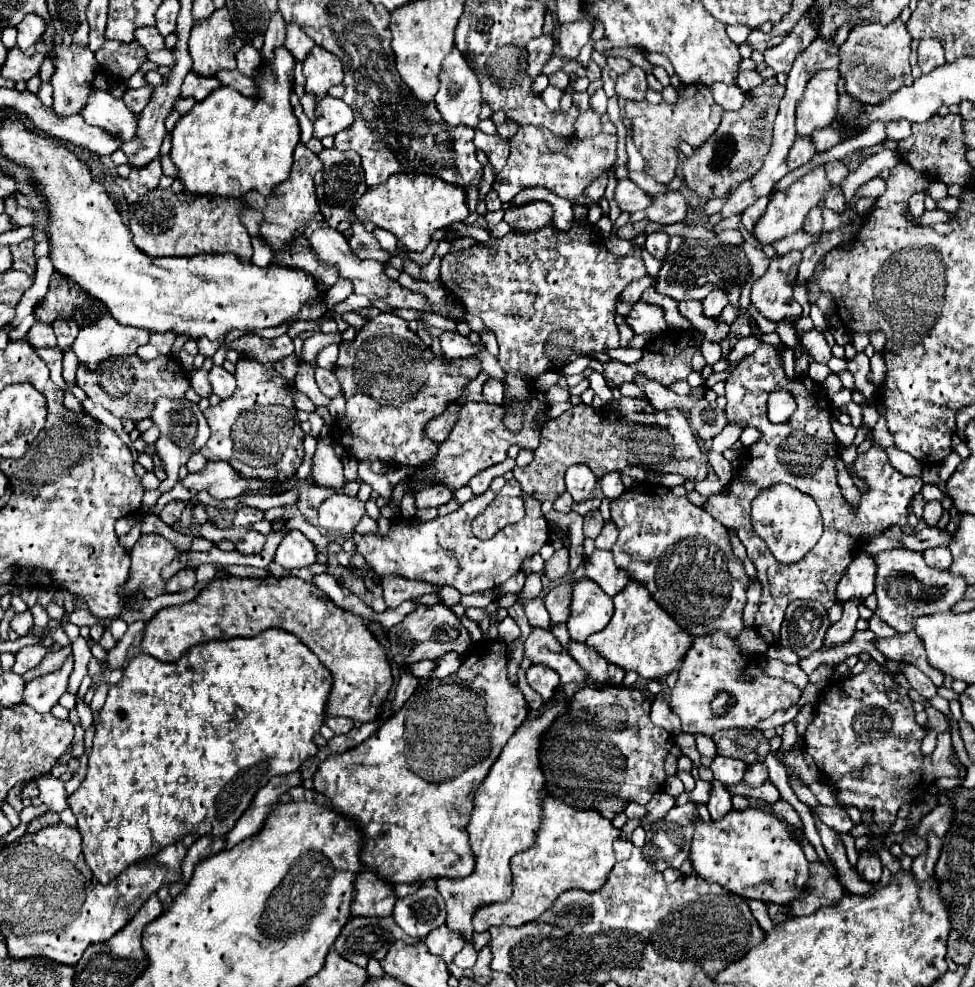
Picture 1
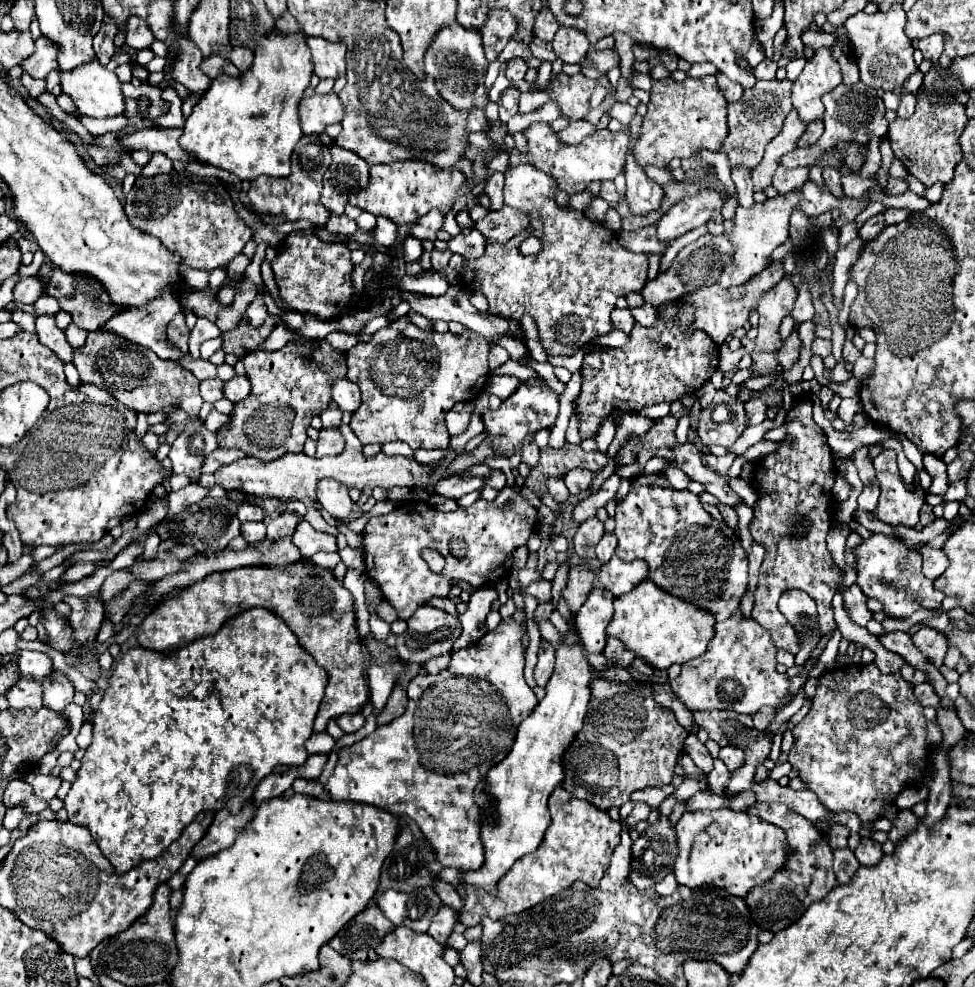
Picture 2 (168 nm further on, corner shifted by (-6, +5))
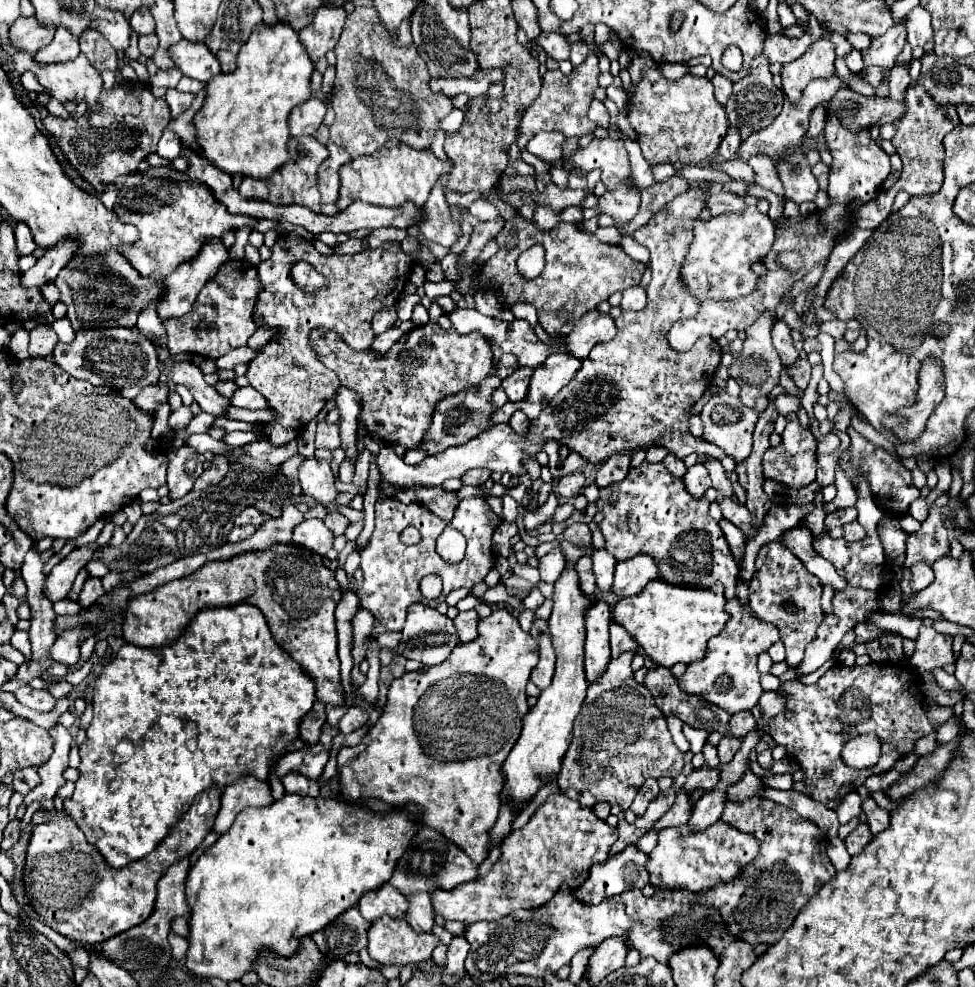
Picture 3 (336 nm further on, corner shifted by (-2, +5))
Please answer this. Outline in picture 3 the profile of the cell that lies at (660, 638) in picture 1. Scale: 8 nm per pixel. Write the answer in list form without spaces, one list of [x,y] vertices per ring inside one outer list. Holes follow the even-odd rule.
[[[653,580],[637,596],[621,598],[613,608],[613,622],[621,624],[639,648],[653,660],[657,666],[671,668],[677,662],[697,662],[707,650],[707,642],[717,636],[725,622],[729,620],[723,610],[725,596],[723,586],[713,586],[707,590],[691,590],[671,586],[663,580]]]

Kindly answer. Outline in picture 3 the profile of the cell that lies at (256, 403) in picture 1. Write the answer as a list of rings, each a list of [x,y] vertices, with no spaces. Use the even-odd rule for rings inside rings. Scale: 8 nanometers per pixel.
[[[281,234],[271,252],[271,258],[257,266],[263,290],[259,292],[254,319],[259,326],[265,324],[279,328],[281,334],[275,338],[279,340],[263,346],[259,356],[249,362],[247,380],[259,394],[265,396],[267,406],[275,412],[271,422],[255,424],[255,434],[275,446],[283,446],[299,436],[299,432],[307,426],[307,420],[315,418],[341,386],[335,372],[327,370],[327,366],[323,366],[323,362],[315,356],[315,348],[311,348],[311,330],[319,326],[333,332],[355,332],[363,328],[365,348],[371,348],[375,338],[371,328],[373,314],[385,306],[393,306],[403,296],[403,282],[409,280],[413,264],[429,268],[435,264],[435,256],[427,246],[423,246],[417,254],[405,254],[397,244],[363,250],[353,256],[323,256],[311,242],[297,234]],[[297,260],[305,260],[313,268],[323,268],[323,278],[329,286],[315,292],[303,292],[303,288],[291,280],[291,268]]]

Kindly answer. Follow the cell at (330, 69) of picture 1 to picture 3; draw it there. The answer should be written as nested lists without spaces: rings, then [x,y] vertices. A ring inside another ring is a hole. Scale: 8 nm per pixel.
[[[321,6],[315,14],[311,26],[299,32],[299,40],[313,62],[323,58],[329,50],[335,48],[337,38],[341,36],[345,24],[345,10],[343,8],[329,8]]]

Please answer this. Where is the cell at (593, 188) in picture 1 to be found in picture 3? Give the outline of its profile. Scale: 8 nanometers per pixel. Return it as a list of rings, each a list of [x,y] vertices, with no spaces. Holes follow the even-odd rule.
[[[539,206],[539,208],[535,210],[535,214],[533,214],[533,220],[535,220],[535,224],[537,224],[539,228],[553,228],[553,226],[557,226],[557,224],[561,222],[559,212],[555,212],[555,210],[549,208],[549,206]]]

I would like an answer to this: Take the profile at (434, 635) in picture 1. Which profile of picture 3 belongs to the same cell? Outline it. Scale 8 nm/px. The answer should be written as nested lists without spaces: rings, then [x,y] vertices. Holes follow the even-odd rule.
[[[413,604],[407,612],[403,638],[397,646],[397,652],[409,660],[423,662],[425,666],[435,666],[435,664],[441,664],[457,644],[459,644],[459,636],[453,626],[453,620],[449,620],[445,614],[439,614],[431,606]]]

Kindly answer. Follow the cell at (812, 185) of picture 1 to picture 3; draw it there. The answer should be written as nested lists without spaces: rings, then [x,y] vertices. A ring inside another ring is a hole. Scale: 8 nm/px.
[[[749,206],[745,212],[729,212],[713,216],[707,222],[695,220],[693,242],[681,268],[681,276],[687,282],[691,294],[701,302],[705,298],[731,300],[749,294],[757,284],[753,264],[763,262],[775,240],[775,224],[757,206]]]

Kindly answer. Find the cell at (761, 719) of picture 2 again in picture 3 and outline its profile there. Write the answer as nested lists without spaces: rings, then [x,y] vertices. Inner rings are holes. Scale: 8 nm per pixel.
[[[743,710],[739,714],[733,714],[731,718],[731,732],[735,732],[737,738],[743,738],[753,726],[755,726],[755,716],[751,714],[751,710]]]

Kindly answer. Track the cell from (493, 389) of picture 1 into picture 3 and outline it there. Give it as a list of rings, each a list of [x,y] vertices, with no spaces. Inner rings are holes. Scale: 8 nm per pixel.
[[[521,366],[519,372],[513,372],[513,376],[507,376],[507,380],[501,380],[501,388],[505,390],[505,394],[511,402],[521,402],[525,398],[531,374],[533,374],[533,368]]]

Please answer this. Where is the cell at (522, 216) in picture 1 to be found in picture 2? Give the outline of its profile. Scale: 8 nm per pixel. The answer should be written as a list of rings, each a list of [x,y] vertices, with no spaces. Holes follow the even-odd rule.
[[[503,206],[497,212],[489,212],[483,220],[477,220],[475,228],[487,238],[487,242],[505,244],[509,238],[527,228],[527,216],[523,216],[523,212],[515,212],[515,208]]]

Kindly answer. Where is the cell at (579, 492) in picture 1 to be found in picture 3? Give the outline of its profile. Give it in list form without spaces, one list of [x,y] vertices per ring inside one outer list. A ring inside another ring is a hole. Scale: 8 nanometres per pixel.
[[[573,472],[569,476],[563,476],[557,482],[557,494],[565,496],[565,498],[573,498],[581,492],[583,486],[585,486],[585,476],[581,472]]]

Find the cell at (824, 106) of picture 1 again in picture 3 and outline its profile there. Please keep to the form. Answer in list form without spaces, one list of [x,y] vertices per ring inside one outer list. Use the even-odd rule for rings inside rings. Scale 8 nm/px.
[[[817,40],[813,42],[803,56],[797,60],[783,64],[783,92],[791,102],[797,102],[803,94],[803,88],[815,78],[827,78],[835,74],[835,50],[829,40]]]

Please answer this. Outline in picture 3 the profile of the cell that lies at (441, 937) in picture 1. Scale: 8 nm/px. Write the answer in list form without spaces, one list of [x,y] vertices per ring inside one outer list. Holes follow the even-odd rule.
[[[417,892],[413,896],[409,896],[409,910],[407,910],[407,922],[411,924],[411,928],[419,934],[423,932],[431,932],[435,926],[433,920],[433,904],[431,904],[431,894],[427,892]]]

